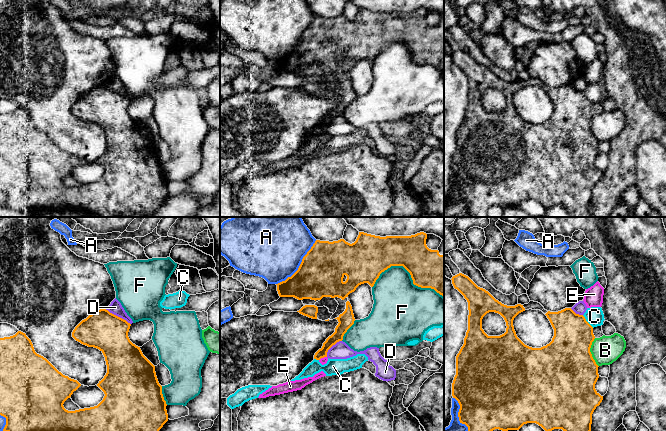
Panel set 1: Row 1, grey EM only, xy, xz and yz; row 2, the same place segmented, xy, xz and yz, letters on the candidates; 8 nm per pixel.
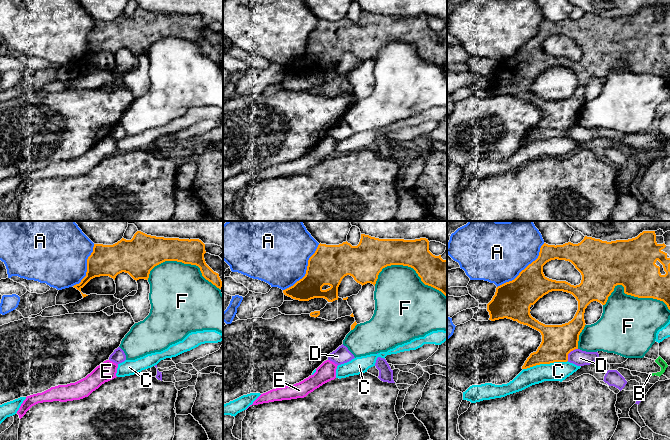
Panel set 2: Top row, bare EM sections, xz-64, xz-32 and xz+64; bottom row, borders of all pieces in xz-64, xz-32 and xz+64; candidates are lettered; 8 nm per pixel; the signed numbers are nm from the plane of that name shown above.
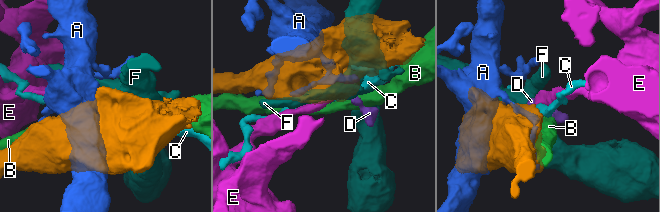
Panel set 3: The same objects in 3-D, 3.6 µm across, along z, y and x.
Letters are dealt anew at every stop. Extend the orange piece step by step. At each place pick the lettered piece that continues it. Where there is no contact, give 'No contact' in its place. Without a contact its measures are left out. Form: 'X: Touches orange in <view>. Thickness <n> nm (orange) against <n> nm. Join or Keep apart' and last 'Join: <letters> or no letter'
A: Touches orange in xz. Thickness 360 nm (orange) against 480 nm. Keep apart
B: Touches orange in yz. Thickness 480 nm (orange) against 220 nm. Keep apart
C: Touches orange in yz. Thickness 320 nm (orange) against 150 nm. Keep apart
D: Touches orange in xy. Thickness 300 nm (orange) against 100 nm. Keep apart
E: Touches orange in xz. Thickness 90 nm (orange) against 50 nm. Keep apart
F: Touches orange in xz. Thickness 300 nm (orange) against 380 nm. Keep apart
Join: no letter

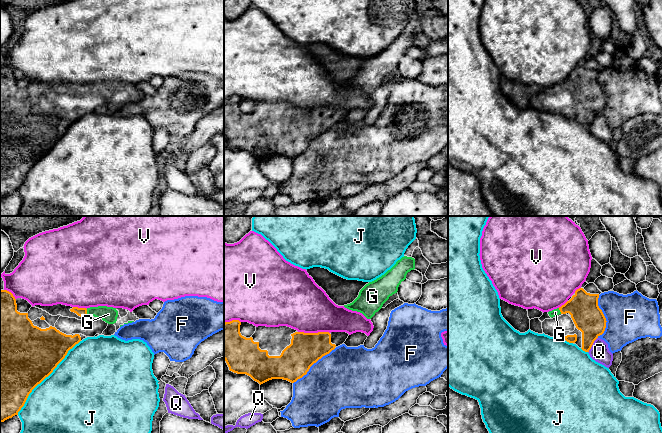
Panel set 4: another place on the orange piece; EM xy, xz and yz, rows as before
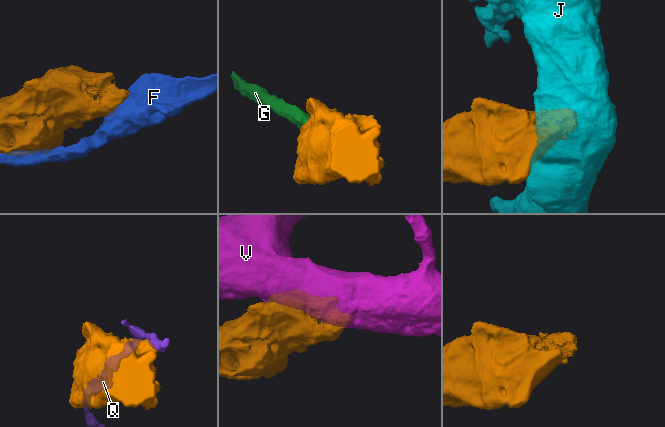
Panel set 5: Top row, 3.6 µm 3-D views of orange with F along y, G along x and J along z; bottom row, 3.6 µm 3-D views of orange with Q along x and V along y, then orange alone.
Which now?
F: Touches orange in xz. Thickness 260 nm (orange) against 460 nm. Keep apart
G: Touches orange in xy. Thickness 70 nm (orange) against 130 nm. Join
J: Touches orange in xy. Thickness 500 nm (orange) against 480 nm. Keep apart
Q: Touches orange in yz. Thickness 240 nm (orange) against 150 nm. Keep apart
V: Touches orange in xz. Thickness 260 nm (orange) against 400 nm. Keep apart
Join: G

